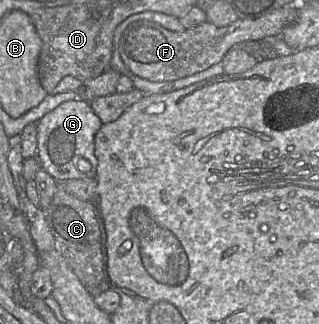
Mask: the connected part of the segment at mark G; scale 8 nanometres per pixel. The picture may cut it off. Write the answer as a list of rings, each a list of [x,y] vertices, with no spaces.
[[[69,100],[47,113],[37,125],[37,154],[40,167],[58,183],[96,179],[98,160],[94,153],[95,135],[103,123],[84,100]]]

